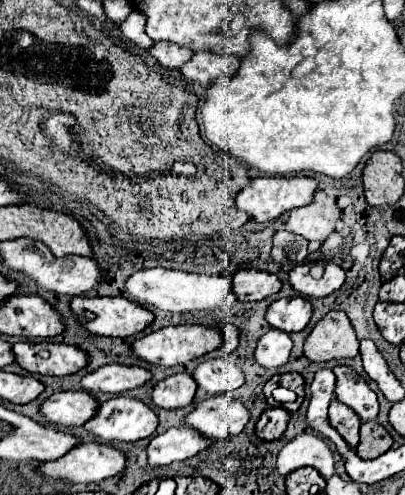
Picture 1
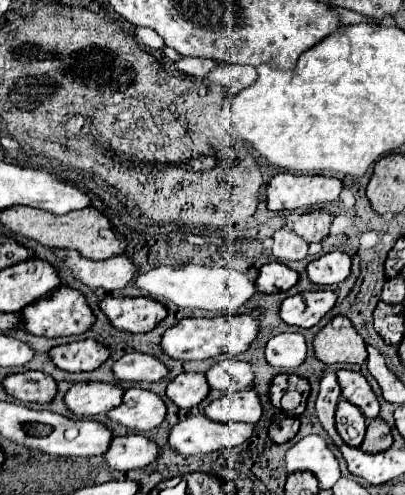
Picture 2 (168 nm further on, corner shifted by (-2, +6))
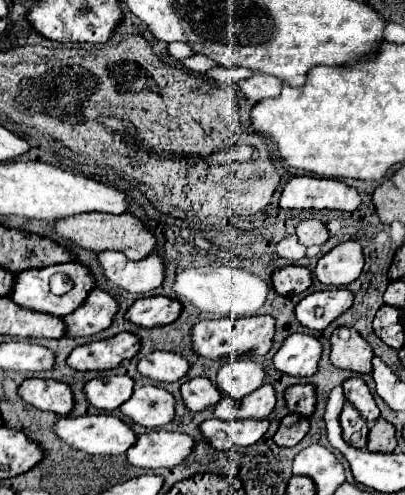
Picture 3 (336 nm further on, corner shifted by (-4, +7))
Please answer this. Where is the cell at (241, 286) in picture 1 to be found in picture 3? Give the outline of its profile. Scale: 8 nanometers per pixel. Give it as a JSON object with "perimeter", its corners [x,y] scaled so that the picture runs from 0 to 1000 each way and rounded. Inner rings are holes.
{"perimeter":[[[704,537],[674,549],[669,574],[684,594],[738,594],[768,578],[768,549],[748,537]]]}

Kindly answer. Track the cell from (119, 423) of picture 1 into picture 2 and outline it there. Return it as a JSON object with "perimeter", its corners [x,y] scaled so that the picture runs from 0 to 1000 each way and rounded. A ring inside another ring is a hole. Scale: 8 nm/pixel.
{"perimeter":[[[323,782],[309,790],[304,814],[274,826],[264,842],[328,871],[368,871],[402,855],[407,834],[412,834],[412,822],[388,794]]]}

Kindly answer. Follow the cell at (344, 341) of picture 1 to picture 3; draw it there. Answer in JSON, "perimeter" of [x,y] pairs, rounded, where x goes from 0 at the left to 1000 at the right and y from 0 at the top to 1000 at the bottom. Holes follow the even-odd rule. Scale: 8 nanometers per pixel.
{"perimeter":[[[867,663],[867,679],[857,687],[842,687],[827,671],[817,675],[817,735],[852,747],[877,747],[891,756],[916,752],[916,723],[921,707],[896,679]]]}

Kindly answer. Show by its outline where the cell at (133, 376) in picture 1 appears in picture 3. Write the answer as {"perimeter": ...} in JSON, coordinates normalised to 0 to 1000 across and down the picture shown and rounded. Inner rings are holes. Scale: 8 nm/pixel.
{"perimeter":[[[373,711],[338,731],[338,747],[383,772],[437,772],[462,756],[467,731],[432,711]]]}

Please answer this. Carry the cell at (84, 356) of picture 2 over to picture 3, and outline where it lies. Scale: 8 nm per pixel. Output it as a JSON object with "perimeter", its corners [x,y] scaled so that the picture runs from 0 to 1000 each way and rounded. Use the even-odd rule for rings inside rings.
{"perimeter":[[[299,671],[264,687],[190,699],[170,715],[165,735],[185,747],[274,747],[289,743],[299,727],[328,723],[338,707],[343,707],[343,683],[333,675]]]}

